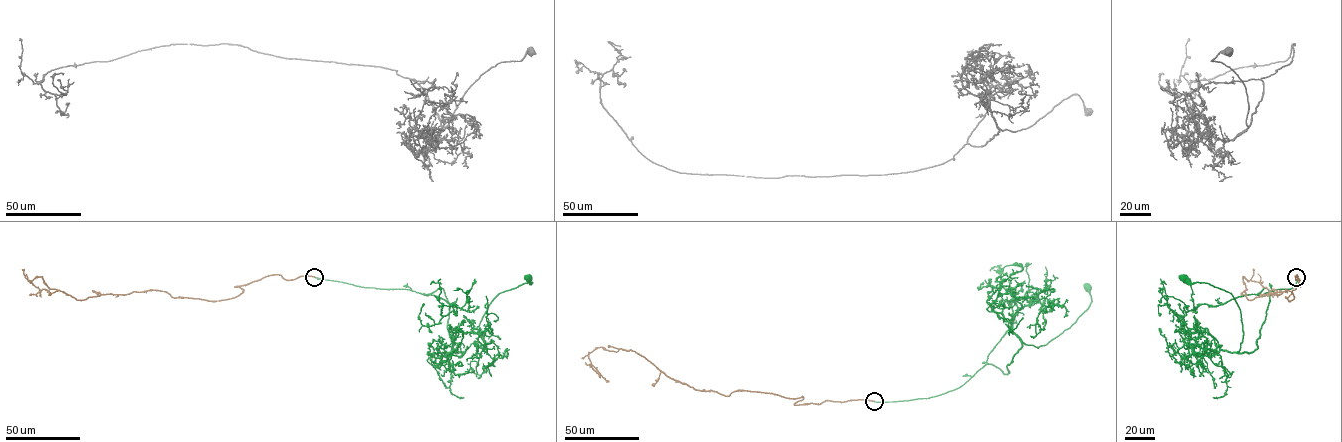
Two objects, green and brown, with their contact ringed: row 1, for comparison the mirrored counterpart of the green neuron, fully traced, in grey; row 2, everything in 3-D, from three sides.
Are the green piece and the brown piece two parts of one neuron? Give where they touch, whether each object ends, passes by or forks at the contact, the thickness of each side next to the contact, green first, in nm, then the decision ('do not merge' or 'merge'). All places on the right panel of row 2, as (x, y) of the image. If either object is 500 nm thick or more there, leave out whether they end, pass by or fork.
(1296, 277) | green ends | brown ends | 180/340 nm | do not merge

